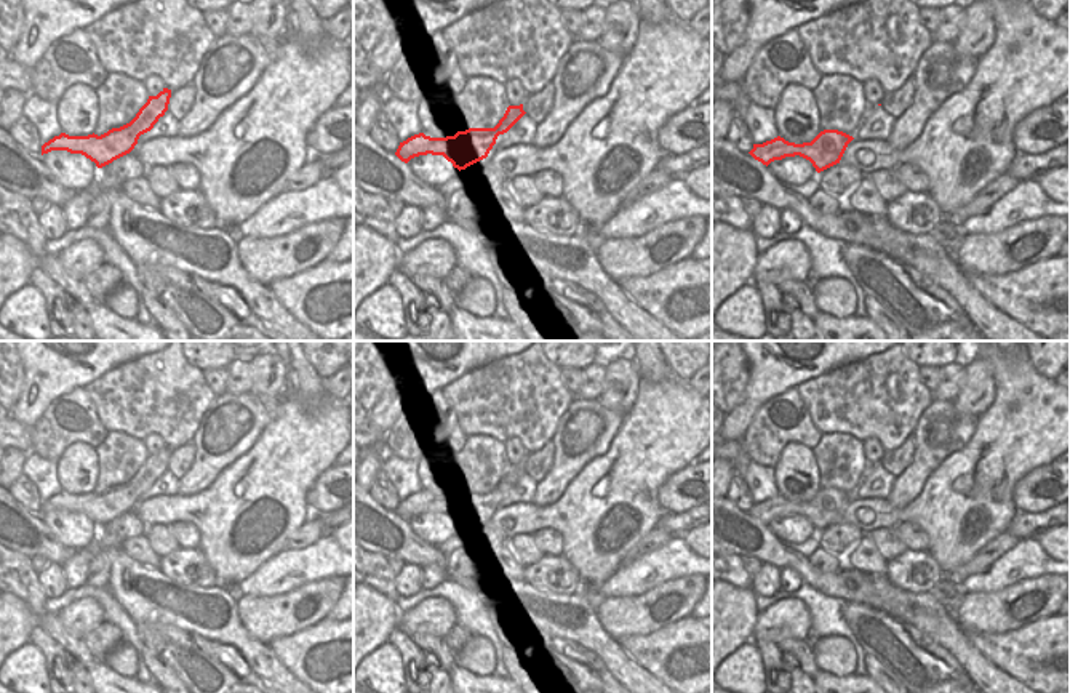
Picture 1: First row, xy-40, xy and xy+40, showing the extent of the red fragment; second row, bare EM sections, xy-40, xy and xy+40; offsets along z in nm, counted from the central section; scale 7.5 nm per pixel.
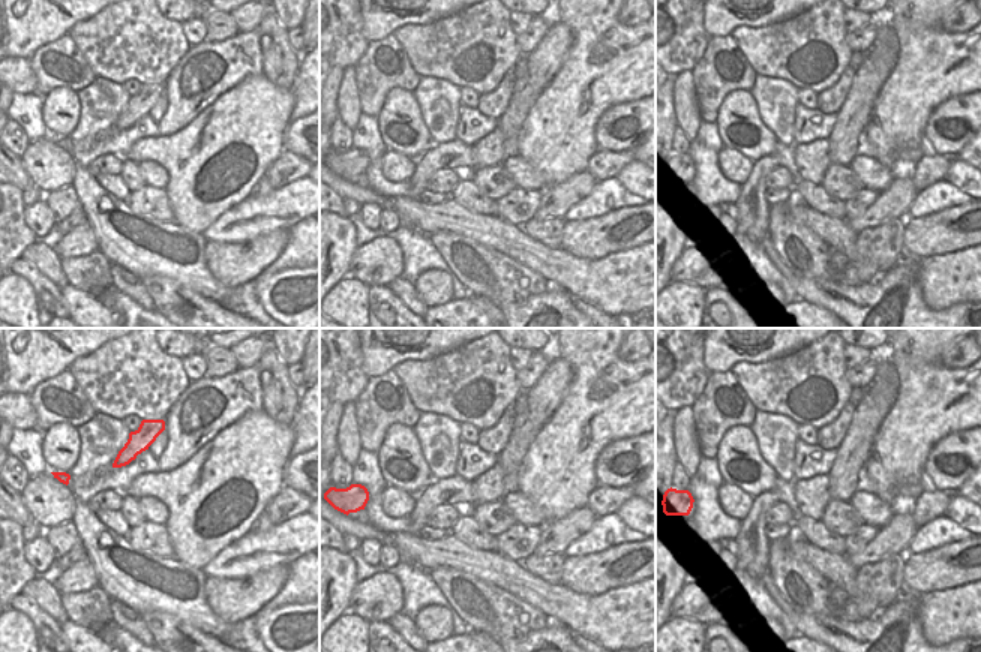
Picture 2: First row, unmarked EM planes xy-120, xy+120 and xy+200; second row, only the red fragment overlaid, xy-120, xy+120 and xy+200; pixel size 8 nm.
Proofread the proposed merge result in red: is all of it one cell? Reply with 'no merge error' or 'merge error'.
no merge error

